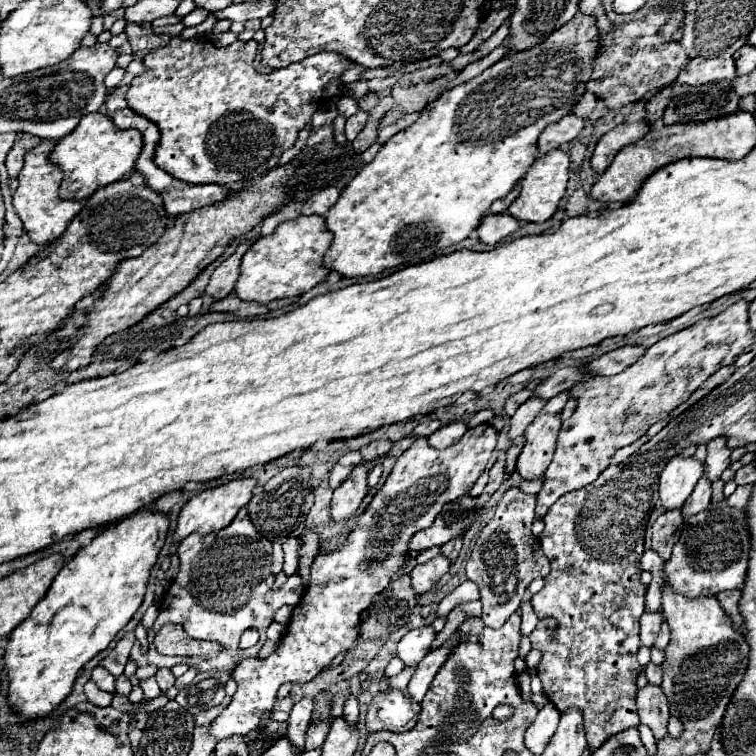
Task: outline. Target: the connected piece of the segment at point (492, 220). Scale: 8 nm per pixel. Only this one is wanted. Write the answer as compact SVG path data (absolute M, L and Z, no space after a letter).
M486 213L478 227L478 237L482 243L492 247L492 245L500 243L502 239L510 237L518 227L520 227L518 221L508 213L498 213L498 215Z

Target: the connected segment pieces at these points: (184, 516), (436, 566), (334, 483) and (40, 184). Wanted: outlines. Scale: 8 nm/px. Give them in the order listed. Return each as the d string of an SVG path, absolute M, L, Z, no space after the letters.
M234 479L234 481L228 481L216 489L206 489L198 495L194 495L182 509L180 517L178 517L178 527L176 527L176 533L174 533L174 543L172 543L172 549L170 553L176 549L176 543L182 541L184 537L188 537L190 533L200 533L200 535L208 535L208 533L216 533L220 529L224 529L228 523L232 523L232 519L236 517L236 513L248 505L248 501L252 499L254 495L254 487L256 487L256 479Z
M438 555L424 565L416 565L410 573L416 595L424 595L424 593L432 591L432 587L440 581L440 577L444 573L448 573L448 569L450 569L450 561L444 555Z
M336 463L336 465L334 465L334 469L330 471L330 477L328 477L330 487L332 489L336 489L338 485L342 485L350 473L352 473L352 467L344 467L344 465Z
M44 139L44 141L40 141L40 145L36 145L36 149L30 149L26 153L22 171L18 175L20 185L14 193L14 211L22 219L30 241L36 245L42 245L42 247L60 239L62 233L66 231L68 223L72 221L72 217L76 217L84 207L80 201L60 201L58 189L62 183L62 171L56 165L52 165L48 159L52 149L54 149L54 141Z

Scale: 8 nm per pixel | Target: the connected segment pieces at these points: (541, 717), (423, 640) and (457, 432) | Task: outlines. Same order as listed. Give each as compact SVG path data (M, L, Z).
M546 703L540 709L536 721L526 731L526 747L534 755L542 755L544 753L548 741L552 739L556 727L558 727L558 721L560 721L560 711L552 703Z
M430 625L414 629L398 641L398 657L406 665L416 665L426 657L434 639L436 639L436 631Z
M456 421L446 427L440 427L434 435L428 437L428 443L434 449L446 449L446 447L454 445L466 431L468 431L468 425L464 421Z

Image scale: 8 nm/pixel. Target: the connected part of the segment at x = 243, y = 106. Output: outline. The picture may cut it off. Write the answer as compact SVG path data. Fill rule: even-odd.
M172 37L166 47L144 57L144 73L132 79L126 101L132 111L158 125L160 141L154 151L154 163L160 169L180 181L196 185L218 183L230 187L238 181L260 177L274 169L280 155L294 145L298 131L320 107L318 99L326 83L334 79L340 81L340 73L352 65L338 53L316 53L300 63L272 71L272 75L260 75L252 67L256 49L256 41L236 41L228 47L216 47L206 39Z

